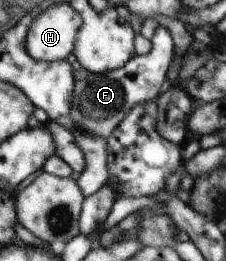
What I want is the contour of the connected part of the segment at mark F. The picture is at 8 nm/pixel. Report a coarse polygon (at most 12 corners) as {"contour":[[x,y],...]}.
{"contour":[[159,25],[151,51],[75,86],[71,119],[108,139],[127,113],[168,86],[174,57]]}

